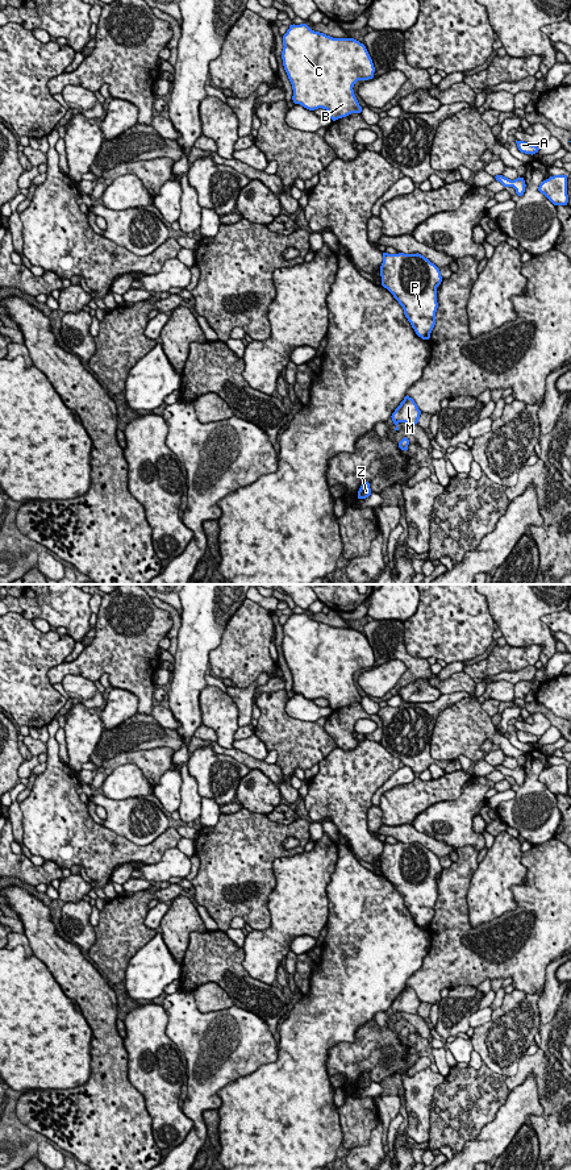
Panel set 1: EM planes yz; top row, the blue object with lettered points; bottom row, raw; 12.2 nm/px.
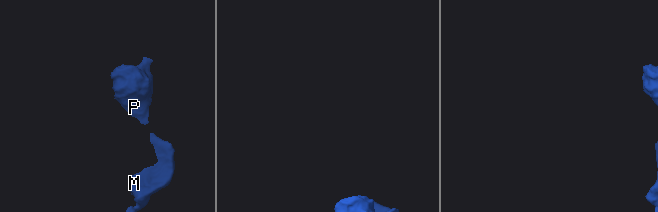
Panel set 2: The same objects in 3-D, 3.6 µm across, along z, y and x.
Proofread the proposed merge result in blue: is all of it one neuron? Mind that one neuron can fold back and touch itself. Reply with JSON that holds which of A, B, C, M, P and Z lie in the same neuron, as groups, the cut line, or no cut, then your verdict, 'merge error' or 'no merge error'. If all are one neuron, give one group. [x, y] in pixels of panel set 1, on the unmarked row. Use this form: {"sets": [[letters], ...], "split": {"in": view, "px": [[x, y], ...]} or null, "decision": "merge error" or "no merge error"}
{"sets": [["A", "B", "C", "M", "P", "Z"]], "split": null, "decision": "no merge error"}

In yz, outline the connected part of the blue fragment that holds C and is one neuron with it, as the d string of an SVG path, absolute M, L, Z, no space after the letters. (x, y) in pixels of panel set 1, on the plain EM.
M293 613L283 625L283 636L283 655L292 674L295 694L309 700L326 699L333 711L362 701L353 676L358 670L372 669L375 662L363 633L354 628L333 628L312 620L307 613Z

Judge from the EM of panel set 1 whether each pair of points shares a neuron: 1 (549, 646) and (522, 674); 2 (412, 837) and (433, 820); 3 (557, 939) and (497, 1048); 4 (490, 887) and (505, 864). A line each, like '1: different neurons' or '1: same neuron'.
1: different neurons
2: different neurons
3: different neurons
4: same neuron

